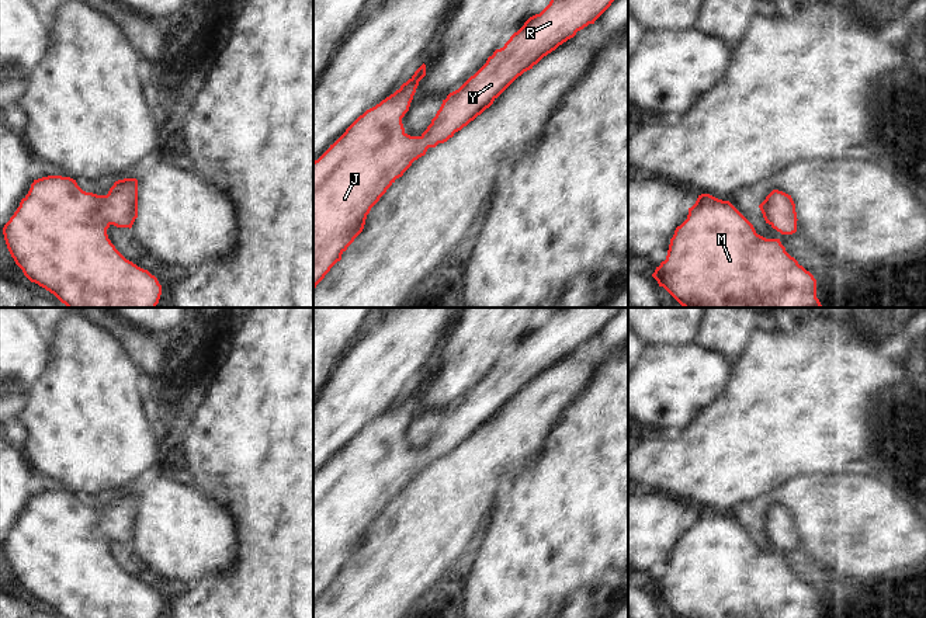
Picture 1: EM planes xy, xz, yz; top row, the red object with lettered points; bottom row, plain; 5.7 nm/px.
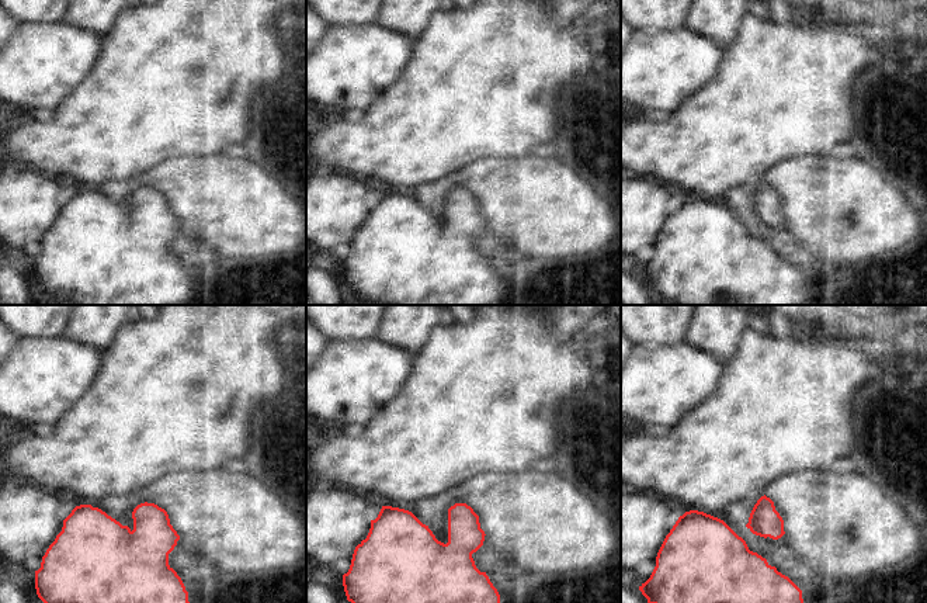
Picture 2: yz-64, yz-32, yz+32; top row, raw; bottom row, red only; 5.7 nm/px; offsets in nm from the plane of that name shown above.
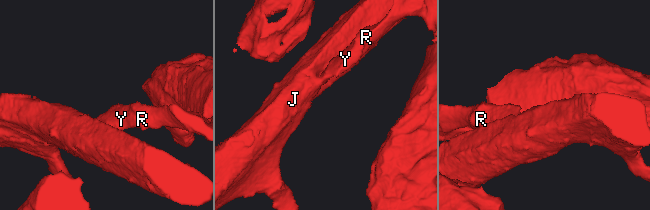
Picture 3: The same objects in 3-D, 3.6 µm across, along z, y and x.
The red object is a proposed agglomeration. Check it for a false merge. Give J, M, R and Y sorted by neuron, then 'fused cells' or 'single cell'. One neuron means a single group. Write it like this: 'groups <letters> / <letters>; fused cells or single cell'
groups J M R Y; single cell

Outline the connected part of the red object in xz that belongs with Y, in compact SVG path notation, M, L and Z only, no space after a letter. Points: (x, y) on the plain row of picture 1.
M552 308L549 319L530 331L503 362L458 405L450 407L420 451L405 447L402 433L426 390L423 378L393 409L360 430L330 462L313 476L313 605L341 569L363 546L367 530L386 504L429 462L447 456L486 423L524 386L594 336L621 308Z

